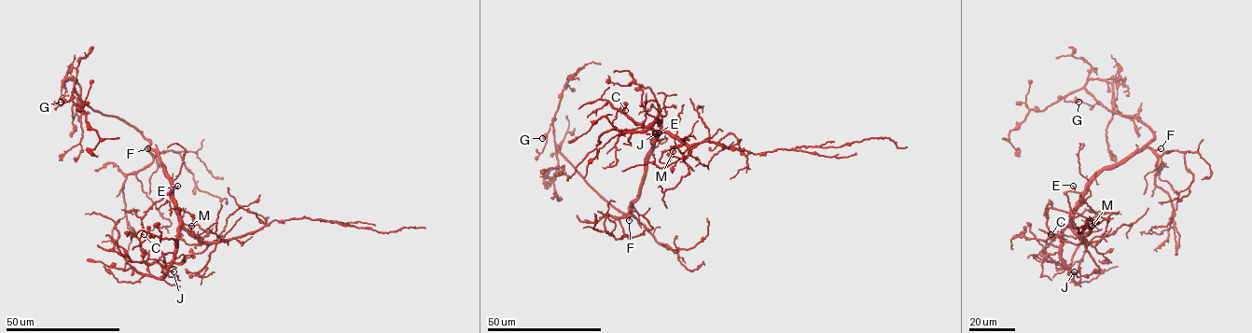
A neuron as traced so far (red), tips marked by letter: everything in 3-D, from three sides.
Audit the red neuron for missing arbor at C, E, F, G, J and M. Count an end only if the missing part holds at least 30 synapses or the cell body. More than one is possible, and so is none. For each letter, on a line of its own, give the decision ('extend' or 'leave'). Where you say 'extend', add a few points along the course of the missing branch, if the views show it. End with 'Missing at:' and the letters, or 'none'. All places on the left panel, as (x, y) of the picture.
C: leave
E: leave
F: extend; missing branch runs (147, 148), (144, 145), (137, 148), (114, 187), (113, 201), (118, 208), (111, 217), (117, 223)
G: leave
J: leave
M: leave
Missing at: F

